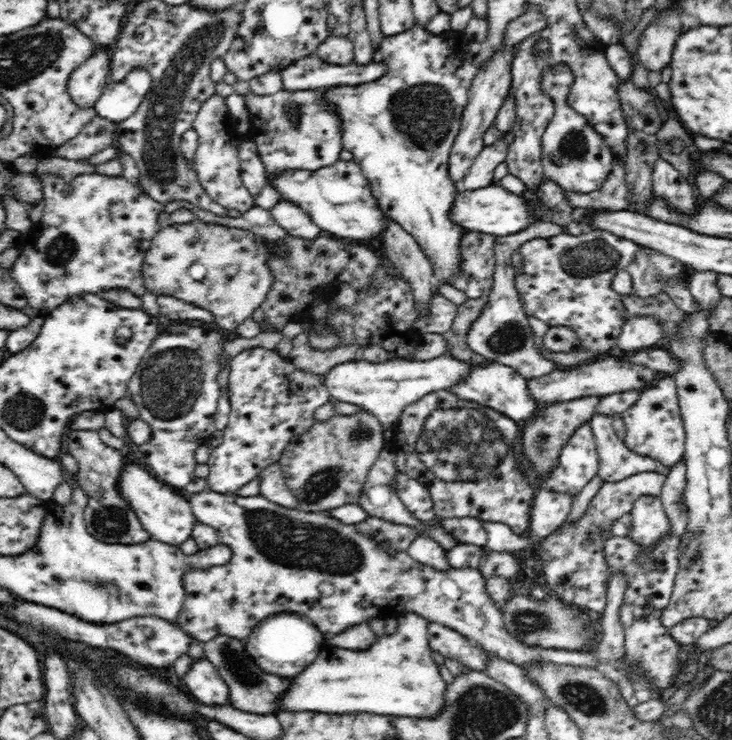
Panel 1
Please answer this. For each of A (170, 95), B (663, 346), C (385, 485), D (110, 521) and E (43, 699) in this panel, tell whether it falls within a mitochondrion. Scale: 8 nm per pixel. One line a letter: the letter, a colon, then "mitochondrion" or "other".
A: mitochondrion
B: other
C: other
D: mitochondrion
E: other

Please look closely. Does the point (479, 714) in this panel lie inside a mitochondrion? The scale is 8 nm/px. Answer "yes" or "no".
yes

